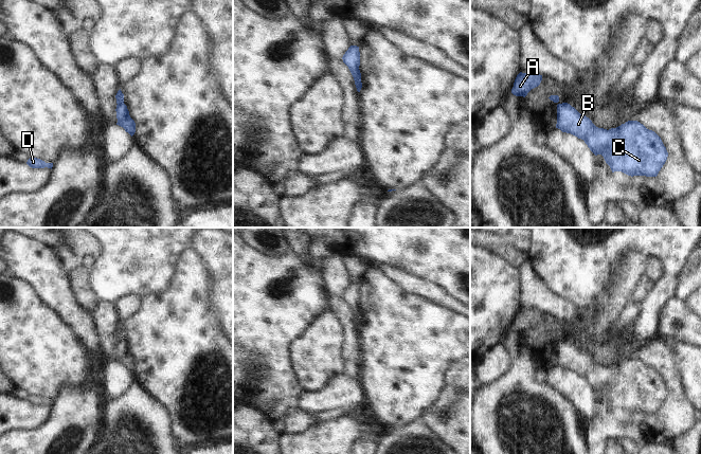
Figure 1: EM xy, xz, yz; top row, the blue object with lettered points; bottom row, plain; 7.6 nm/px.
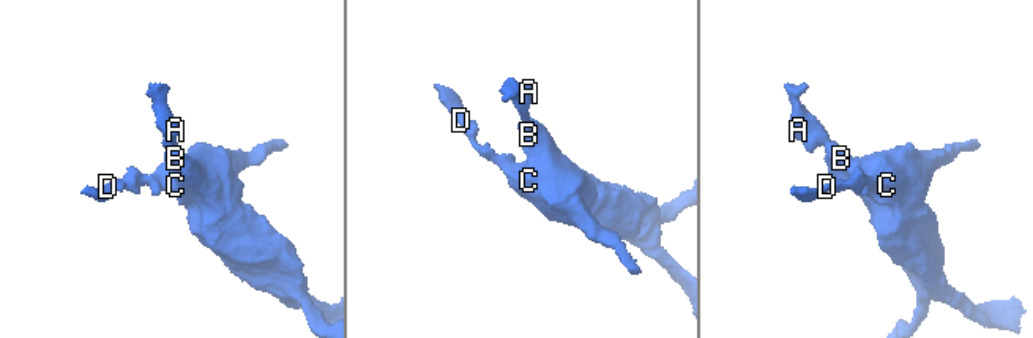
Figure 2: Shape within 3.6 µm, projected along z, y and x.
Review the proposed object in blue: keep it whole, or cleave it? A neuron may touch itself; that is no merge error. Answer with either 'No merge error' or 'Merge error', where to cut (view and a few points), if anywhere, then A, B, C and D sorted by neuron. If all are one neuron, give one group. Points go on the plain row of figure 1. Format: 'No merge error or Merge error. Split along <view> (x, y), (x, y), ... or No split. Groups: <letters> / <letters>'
Merge error. Split along xy (123, 339), (118, 341). Groups: A / B C D

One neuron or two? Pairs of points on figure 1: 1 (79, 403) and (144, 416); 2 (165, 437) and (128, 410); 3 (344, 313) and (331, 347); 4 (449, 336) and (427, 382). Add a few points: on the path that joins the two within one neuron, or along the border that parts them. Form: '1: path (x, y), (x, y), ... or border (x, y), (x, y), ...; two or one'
1: border (106, 398), (102, 404), (102, 420), (97, 432); two
2: path (156, 434), (138, 417); one
3: border (327, 309), (337, 319), (342, 330), (340, 350); two
4: path (437, 347), (427, 358), (427, 370); one

